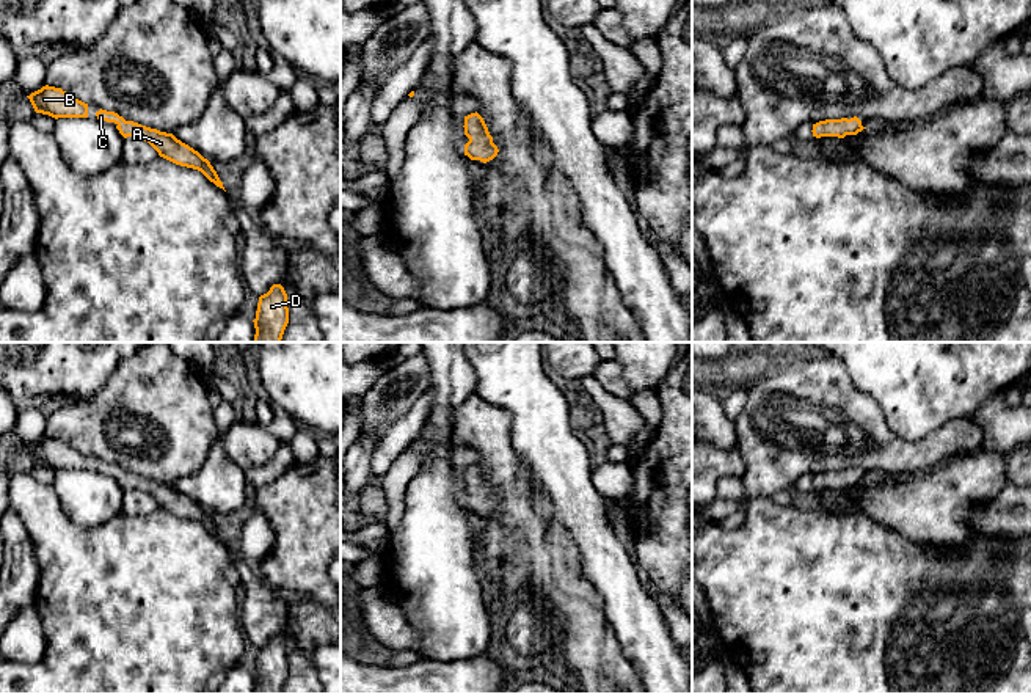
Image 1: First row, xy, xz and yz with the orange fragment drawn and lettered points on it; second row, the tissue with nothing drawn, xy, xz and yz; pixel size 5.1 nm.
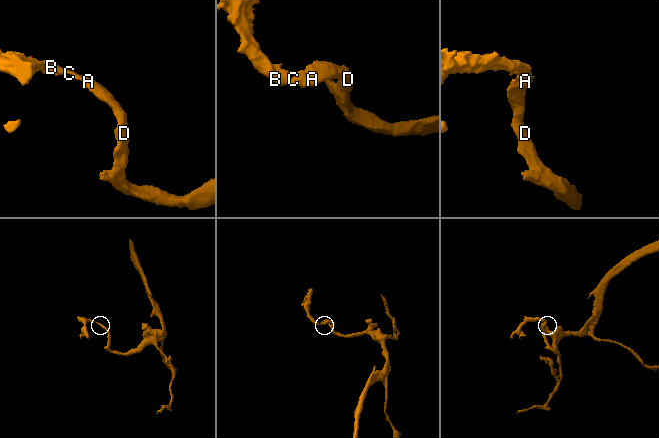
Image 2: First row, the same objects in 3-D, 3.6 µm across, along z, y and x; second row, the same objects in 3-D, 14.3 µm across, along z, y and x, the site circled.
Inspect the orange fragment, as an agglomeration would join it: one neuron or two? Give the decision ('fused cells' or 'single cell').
single cell

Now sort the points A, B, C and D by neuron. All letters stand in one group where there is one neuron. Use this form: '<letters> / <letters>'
A B C D

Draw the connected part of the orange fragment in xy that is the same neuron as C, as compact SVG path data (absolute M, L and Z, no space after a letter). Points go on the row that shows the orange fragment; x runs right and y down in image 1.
M102 108L96 111L96 116L99 121L115 122L116 129L124 138L135 137L148 141L160 157L176 165L201 171L210 182L224 190L223 182L220 181L210 162L198 151L177 140L173 133L160 132L133 121L126 121L118 113Z

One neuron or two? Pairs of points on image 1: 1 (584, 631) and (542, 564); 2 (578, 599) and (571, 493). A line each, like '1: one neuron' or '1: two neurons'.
1: one neuron
2: two neurons

